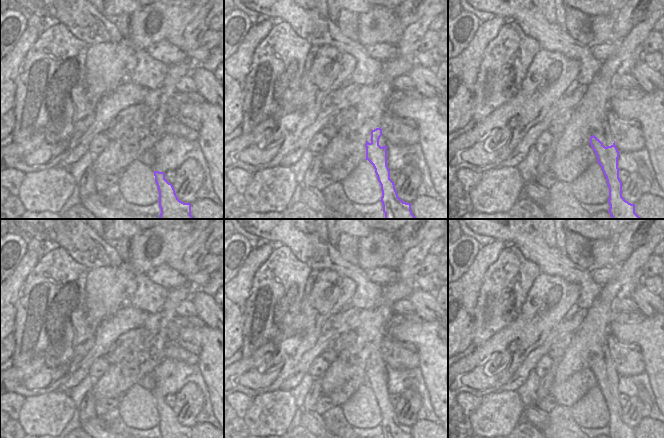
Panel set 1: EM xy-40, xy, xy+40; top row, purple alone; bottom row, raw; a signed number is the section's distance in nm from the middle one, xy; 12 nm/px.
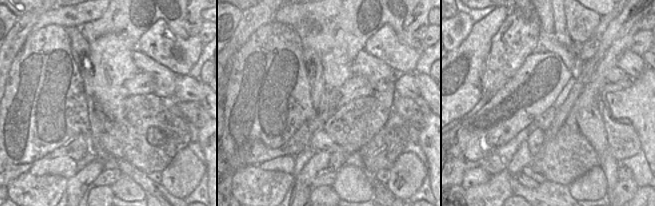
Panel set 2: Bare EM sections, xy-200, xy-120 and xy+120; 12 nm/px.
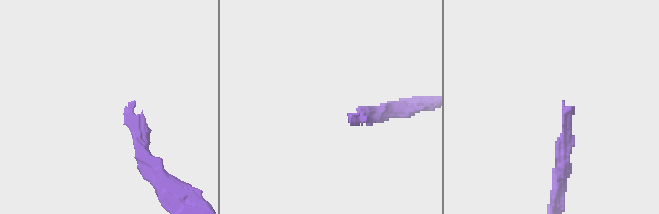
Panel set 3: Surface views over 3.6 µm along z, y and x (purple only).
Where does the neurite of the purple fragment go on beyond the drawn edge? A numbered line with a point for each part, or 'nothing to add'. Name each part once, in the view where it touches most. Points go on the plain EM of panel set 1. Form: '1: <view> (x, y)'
1: xy+40 (601, 354)

